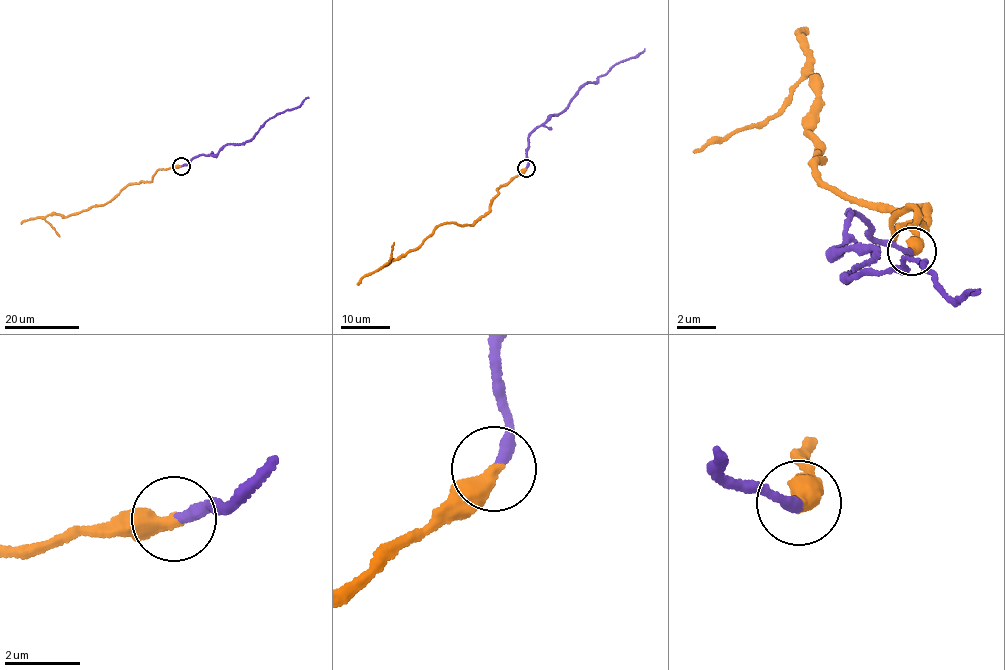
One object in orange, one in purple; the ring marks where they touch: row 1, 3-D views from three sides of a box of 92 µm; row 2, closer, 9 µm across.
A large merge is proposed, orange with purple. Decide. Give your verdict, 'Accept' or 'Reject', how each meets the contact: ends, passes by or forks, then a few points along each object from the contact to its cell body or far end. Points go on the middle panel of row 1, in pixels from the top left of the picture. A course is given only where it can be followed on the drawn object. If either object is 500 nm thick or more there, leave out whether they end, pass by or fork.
Reject. At the ring orange ends. At the ring purple ends. Course of orange: (526, 167), (498, 189), (479, 219), (469, 225), (436, 225), (417, 248), (382, 265), (393, 242). Course of purple: (525, 167), (531, 133), (549, 115), (563, 112), (581, 87), (644, 49)

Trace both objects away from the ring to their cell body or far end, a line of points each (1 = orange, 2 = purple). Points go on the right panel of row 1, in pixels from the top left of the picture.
1: (910, 252), (913, 209), (892, 222), (924, 212), (824, 187), (807, 162), (811, 73), (694, 151)
2: (910, 248), (849, 213), (851, 239), (834, 247), (876, 254), (845, 278), (917, 260), (955, 305), (972, 293)

